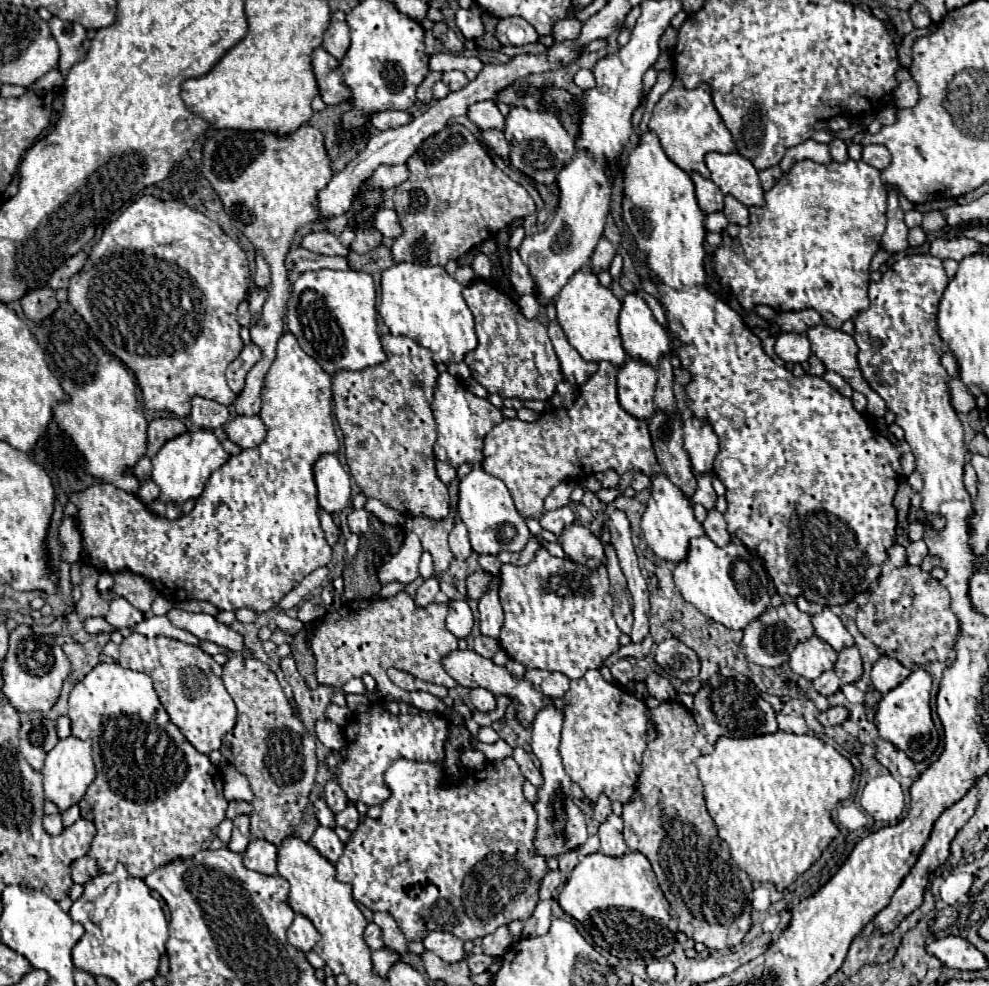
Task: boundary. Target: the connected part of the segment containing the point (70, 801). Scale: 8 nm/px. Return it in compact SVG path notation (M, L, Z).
M73 735L67 737L67 739L59 739L57 745L47 753L41 775L43 775L45 799L55 803L59 807L59 811L65 811L65 809L77 805L83 799L87 787L95 779L95 765L93 765L93 757L91 757L91 741L89 739L81 741Z

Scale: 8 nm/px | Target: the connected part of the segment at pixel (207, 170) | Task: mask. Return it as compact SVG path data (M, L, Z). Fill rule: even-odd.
M301 125L295 133L287 137L277 137L273 133L263 133L263 131L235 131L235 129L221 129L215 131L213 137L205 143L203 147L203 175L211 183L211 187L217 191L225 213L231 215L233 227L237 227L257 249L257 253L269 263L271 267L271 289L269 297L263 305L261 321L251 327L251 341L257 343L263 351L263 359L249 371L245 389L239 393L235 399L235 411L237 415L259 415L261 409L261 387L263 387L263 377L269 371L273 359L275 359L275 347L279 337L283 335L283 315L287 309L287 299L289 299L289 279L287 279L287 269L285 269L285 255L289 251L289 245L297 233L299 227L305 223L313 223L319 219L319 213L315 209L315 199L317 193L329 183L333 177L331 171L331 159L325 151L323 145L323 135L319 129L311 125Z

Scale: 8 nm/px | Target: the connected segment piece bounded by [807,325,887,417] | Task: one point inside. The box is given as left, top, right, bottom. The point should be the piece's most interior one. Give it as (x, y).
(838, 351)

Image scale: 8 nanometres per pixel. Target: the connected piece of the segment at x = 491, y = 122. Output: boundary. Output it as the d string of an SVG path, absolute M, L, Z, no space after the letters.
M493 101L475 103L473 107L469 107L467 117L483 131L487 131L487 129L503 131L503 127L505 127L505 117L501 115L501 111L497 109L497 105Z

